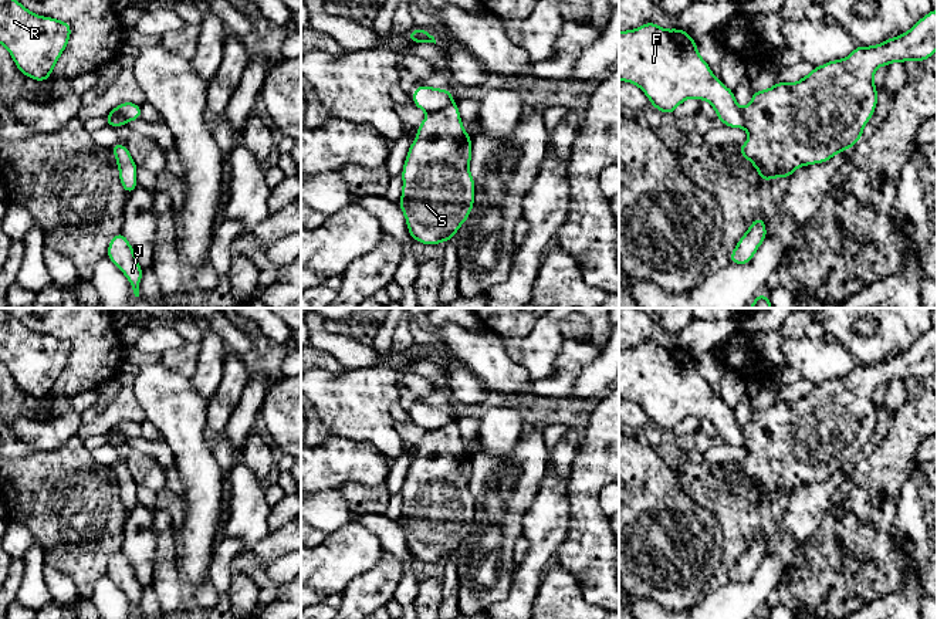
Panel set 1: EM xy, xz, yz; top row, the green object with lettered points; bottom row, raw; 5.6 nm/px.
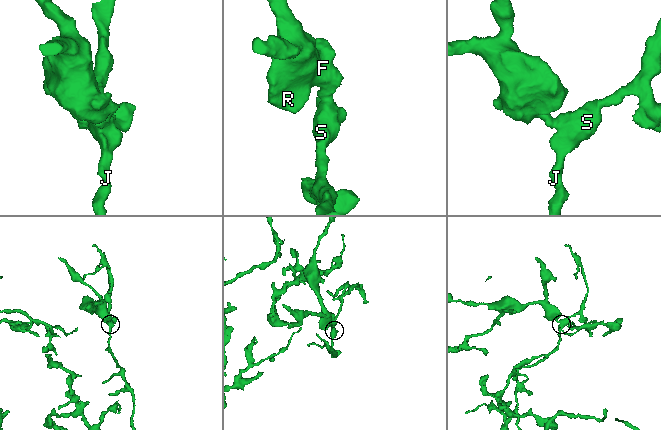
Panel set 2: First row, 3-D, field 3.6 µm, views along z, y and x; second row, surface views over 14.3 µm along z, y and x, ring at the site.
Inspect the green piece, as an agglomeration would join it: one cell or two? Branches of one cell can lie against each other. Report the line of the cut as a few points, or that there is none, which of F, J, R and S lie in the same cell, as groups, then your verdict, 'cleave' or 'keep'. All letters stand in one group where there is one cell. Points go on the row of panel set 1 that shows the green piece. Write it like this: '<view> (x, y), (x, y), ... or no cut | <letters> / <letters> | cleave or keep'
xz (452, 102), (428, 114) | F R / J S | cleave

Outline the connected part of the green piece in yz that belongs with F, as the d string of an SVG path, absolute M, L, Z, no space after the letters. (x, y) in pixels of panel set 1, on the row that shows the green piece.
M653 21L639 28L619 31L619 81L637 85L652 106L670 115L684 99L697 98L710 102L718 121L730 128L743 128L741 108L734 92L716 78L700 57L696 41L680 28L664 30Z

